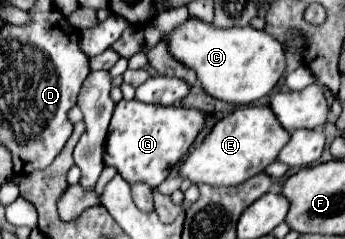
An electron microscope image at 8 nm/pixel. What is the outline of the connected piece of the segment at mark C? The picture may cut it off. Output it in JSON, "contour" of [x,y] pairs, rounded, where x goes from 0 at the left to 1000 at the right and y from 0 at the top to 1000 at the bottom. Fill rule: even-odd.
{"contour":[[[551,67],[499,134],[475,142],[470,167],[487,184],[487,218],[504,251],[568,301],[580,360],[609,402],[667,435],[725,435],[783,393],[829,285],[817,184],[730,109],[632,117]]]}

